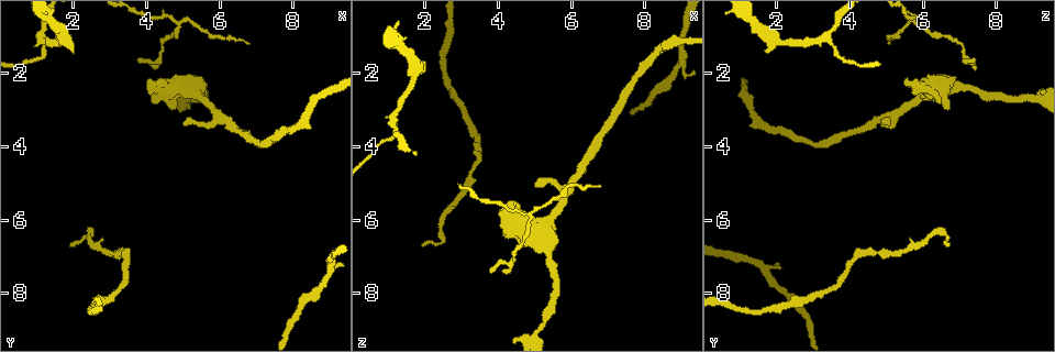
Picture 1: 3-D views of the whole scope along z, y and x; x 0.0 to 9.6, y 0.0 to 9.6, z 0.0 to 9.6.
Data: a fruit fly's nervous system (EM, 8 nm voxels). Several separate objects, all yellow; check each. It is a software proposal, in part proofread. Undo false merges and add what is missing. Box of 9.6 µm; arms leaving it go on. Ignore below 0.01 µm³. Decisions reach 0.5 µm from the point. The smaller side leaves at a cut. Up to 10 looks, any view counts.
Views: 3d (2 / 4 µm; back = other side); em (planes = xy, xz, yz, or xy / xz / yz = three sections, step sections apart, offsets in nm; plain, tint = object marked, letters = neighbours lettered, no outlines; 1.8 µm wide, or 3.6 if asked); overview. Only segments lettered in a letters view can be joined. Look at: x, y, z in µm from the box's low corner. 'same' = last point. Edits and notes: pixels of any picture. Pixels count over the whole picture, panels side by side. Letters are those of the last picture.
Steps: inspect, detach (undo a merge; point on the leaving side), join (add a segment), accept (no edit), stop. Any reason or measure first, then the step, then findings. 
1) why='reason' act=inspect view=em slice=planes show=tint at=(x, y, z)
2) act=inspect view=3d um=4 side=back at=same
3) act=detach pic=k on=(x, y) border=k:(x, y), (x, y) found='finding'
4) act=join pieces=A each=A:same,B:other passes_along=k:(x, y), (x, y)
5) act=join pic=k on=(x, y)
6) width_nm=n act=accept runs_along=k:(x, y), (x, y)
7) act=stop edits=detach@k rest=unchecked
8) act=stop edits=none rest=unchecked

why='free end' act=inspect view=3d um=2 at=(2.00, 1.45, 1.75)

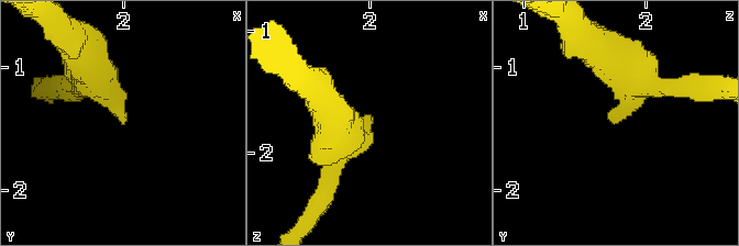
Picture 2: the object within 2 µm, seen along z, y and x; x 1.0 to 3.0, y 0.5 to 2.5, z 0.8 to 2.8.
why='now the EM' act=inspect view=em slice=yz step=4 show=letters at=(2.00, 1.46, 1.74)

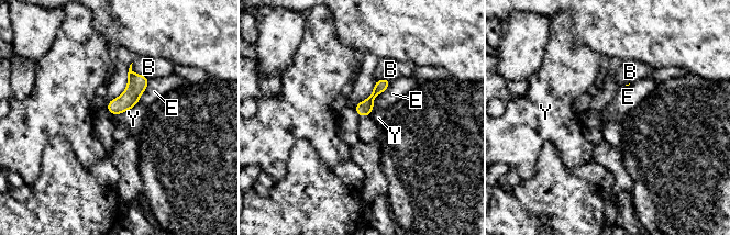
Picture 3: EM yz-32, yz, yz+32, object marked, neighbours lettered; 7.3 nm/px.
act=accept each=B:other,E:other,Y:other border=3:(137, 102), (125, 111), (110, 113) found='none of them fits'

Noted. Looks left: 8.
why='branch point' act=inspect view=em slice=planes show=plain at=(1.15, 1.10, 3.35)

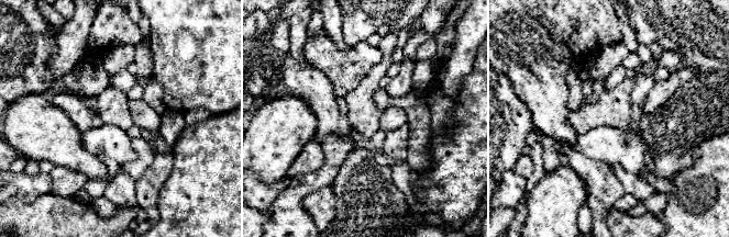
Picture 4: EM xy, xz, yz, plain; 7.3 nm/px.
act=inspect view=em slice=planes show=tint at=same

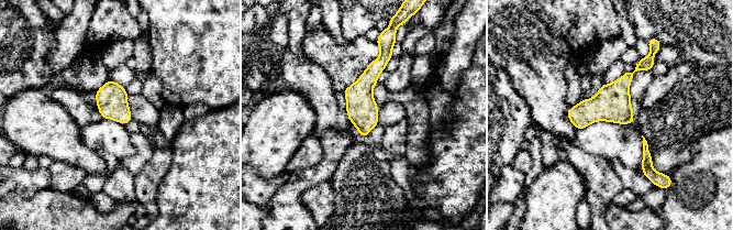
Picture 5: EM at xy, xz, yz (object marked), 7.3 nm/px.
act=inspect view=em slice=planes show=letters at=same

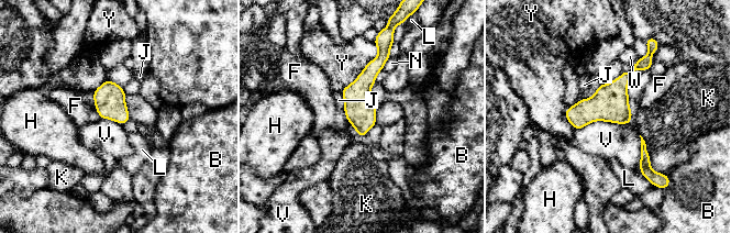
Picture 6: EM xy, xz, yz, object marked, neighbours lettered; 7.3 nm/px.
act=accept each=B:other,F:other,H:other,J:other,K:other,L:other,N:other,V:other,W:other,Y:other runs_along=6:(645, 60), (594, 109), (569, 118) found='all the same neuron'

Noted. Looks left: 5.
why='abrupt turn' act=inspect view=3d um=2 side=back at=(3.50, 6.90, 4.35)

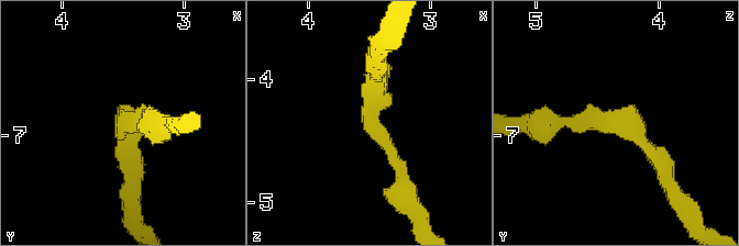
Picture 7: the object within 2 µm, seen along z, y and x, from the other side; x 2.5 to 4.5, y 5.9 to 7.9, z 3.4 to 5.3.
arm_widths_nm=160,220 act=inspect view=em slice=xz step=8 show=tint at=(3.50, 6.88, 4.28)

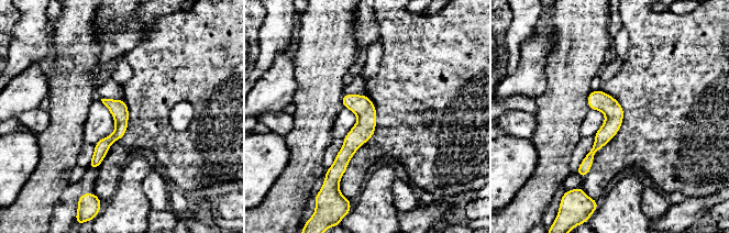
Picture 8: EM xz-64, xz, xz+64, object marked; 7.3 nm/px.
act=inspect view=em slice=planes show=letters at=same

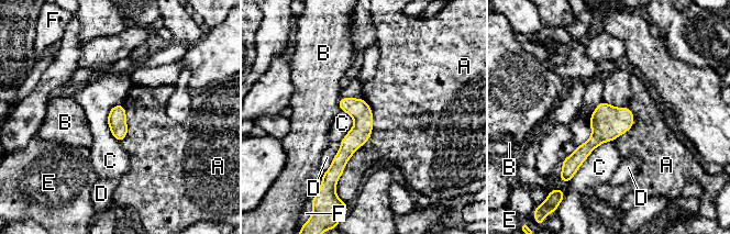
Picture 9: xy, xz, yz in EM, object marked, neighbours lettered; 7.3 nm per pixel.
longest_contact=A:700nm act=accept each=A:other,B:other,C:other,D:other,E:other,F:other border=9:(363, 98), (372, 133), (334, 190) found='continuous, no second neuron'

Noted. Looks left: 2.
why='free end' act=inspect view=3d um=4 at=(5.00, 3.40, 5.10)

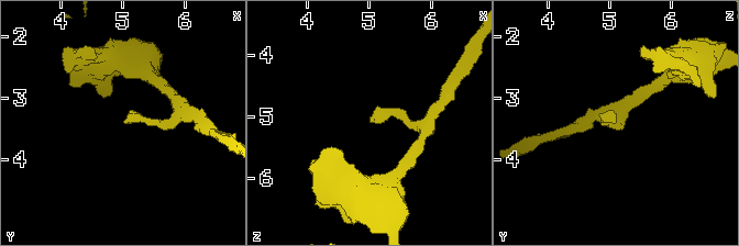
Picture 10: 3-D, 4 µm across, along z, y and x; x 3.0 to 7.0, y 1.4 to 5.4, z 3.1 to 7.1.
act=inspect view=em slice=xz step=8 show=letters at=(5.00, 3.35, 5.05)

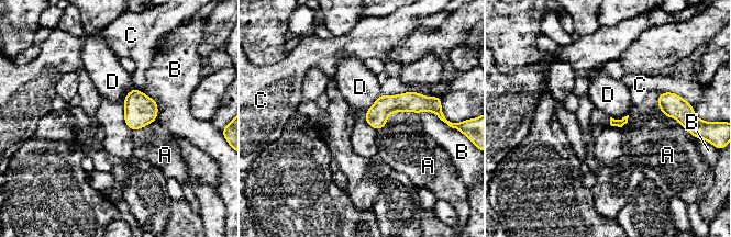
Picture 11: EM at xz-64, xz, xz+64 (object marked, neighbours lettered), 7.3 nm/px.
act=accept each=A:other,B:other,C:other,D:other border=11:(381, 93), (366, 111) found='none of them fits'

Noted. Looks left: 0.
act=stop edits=none rest=unchecked

